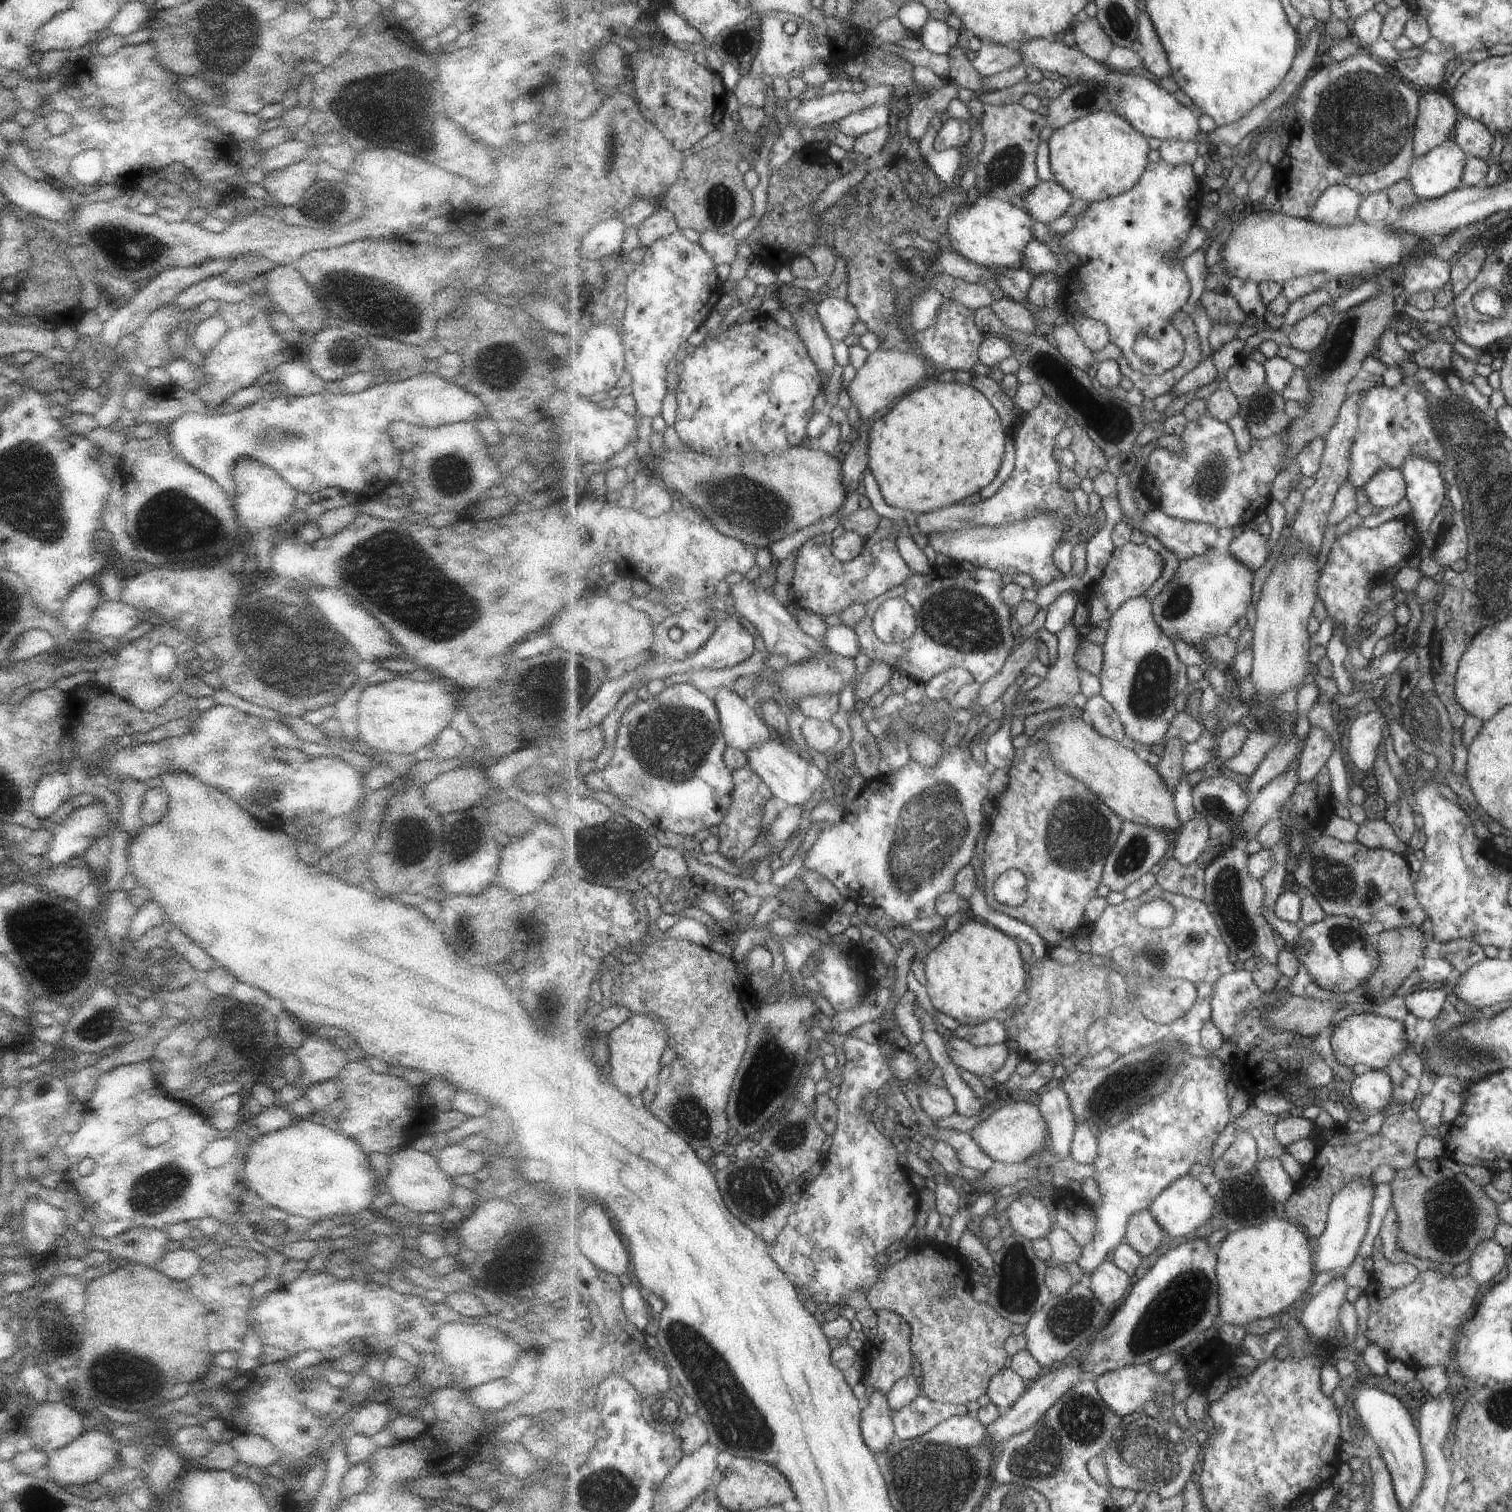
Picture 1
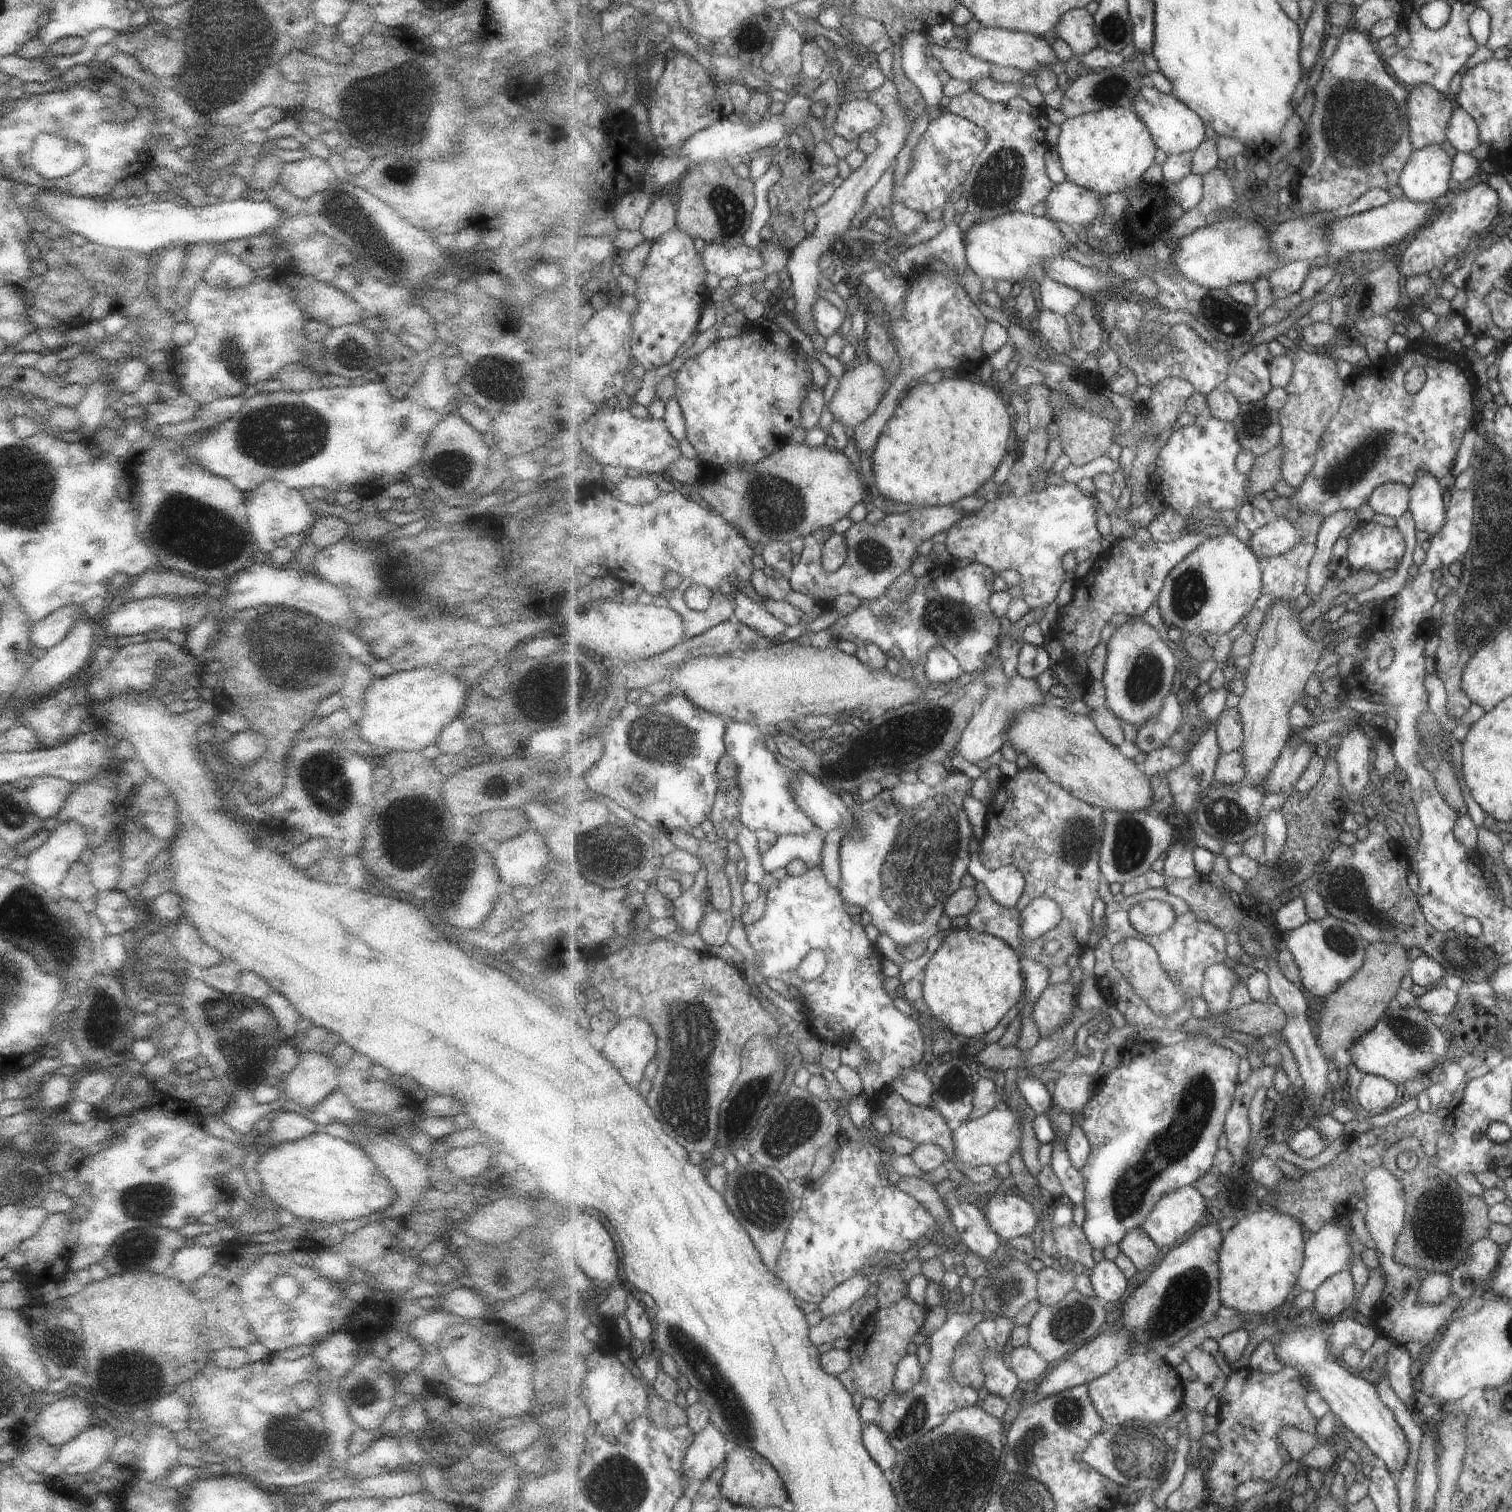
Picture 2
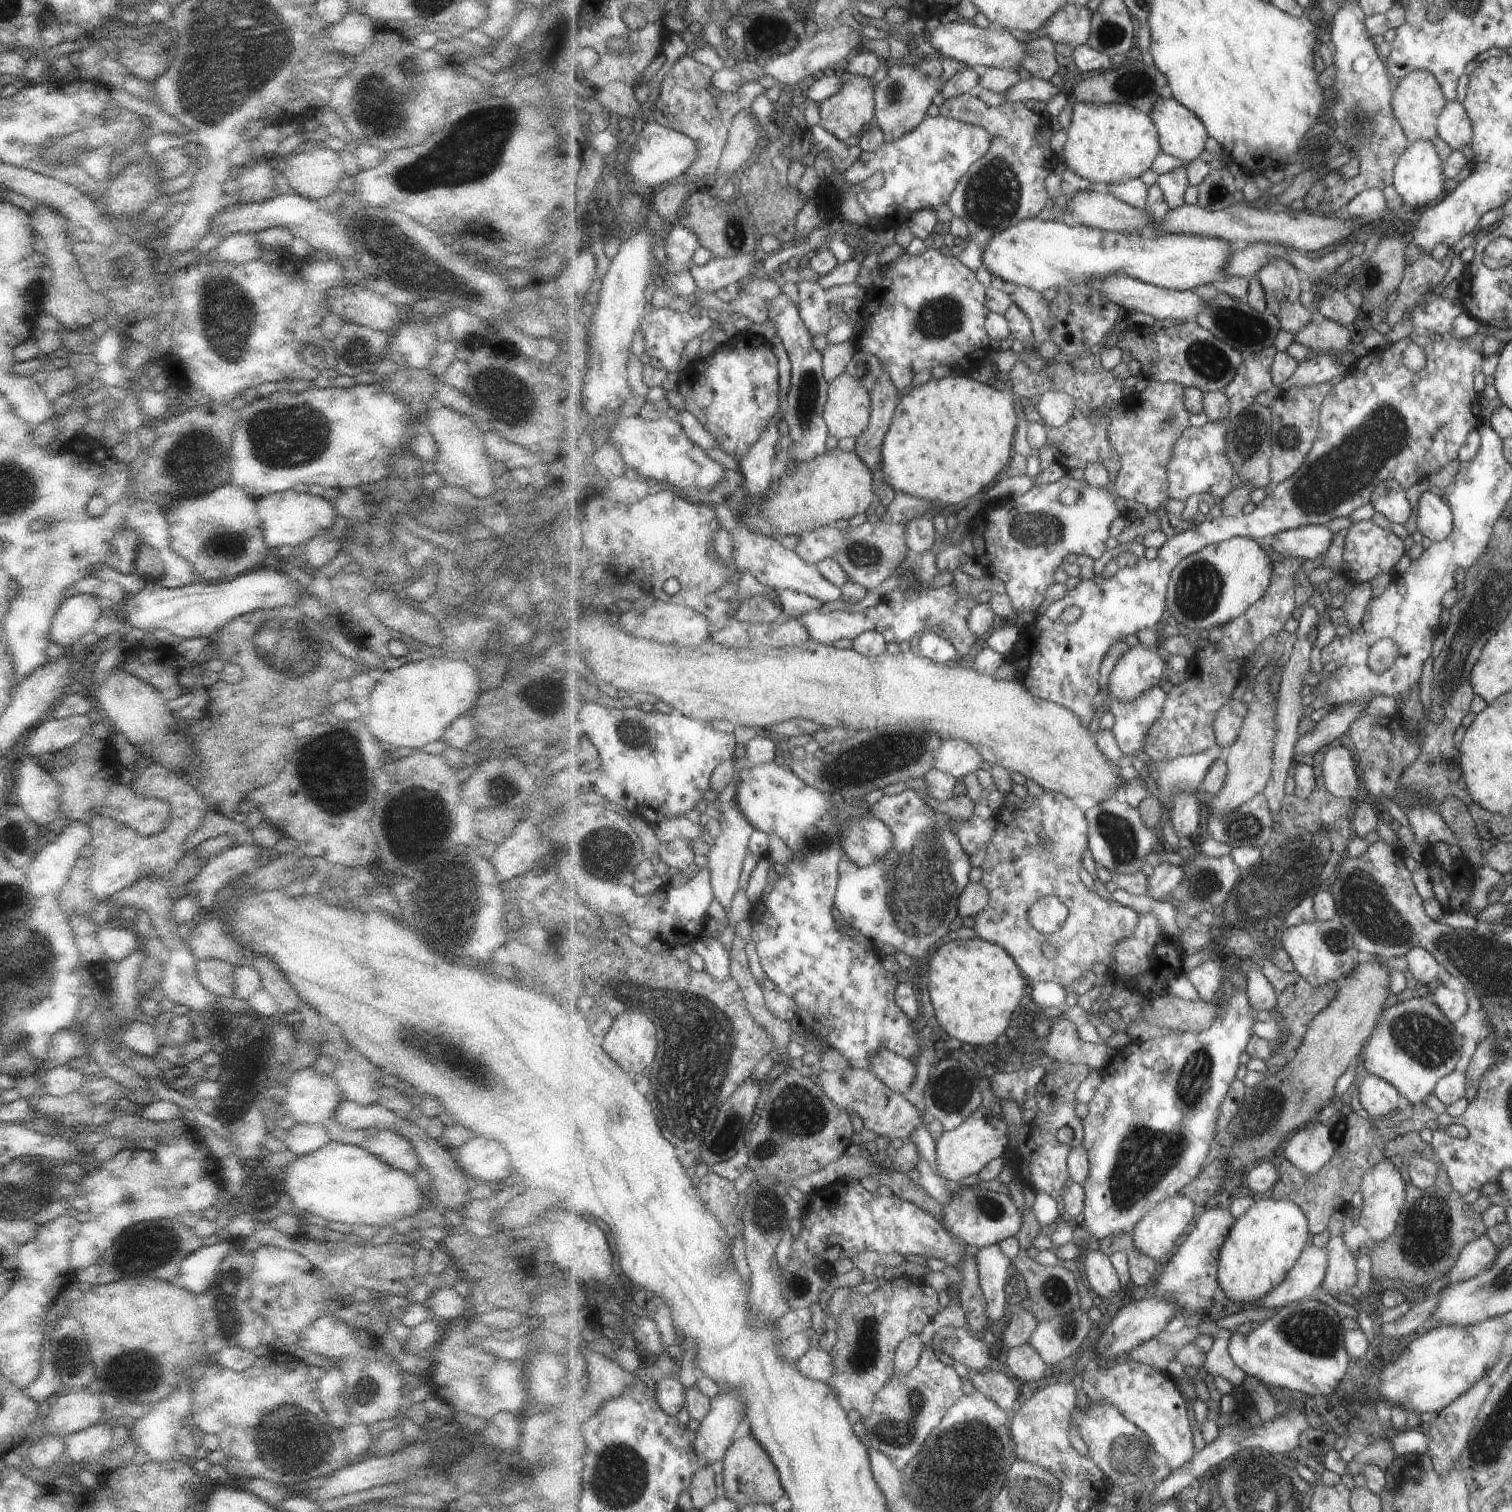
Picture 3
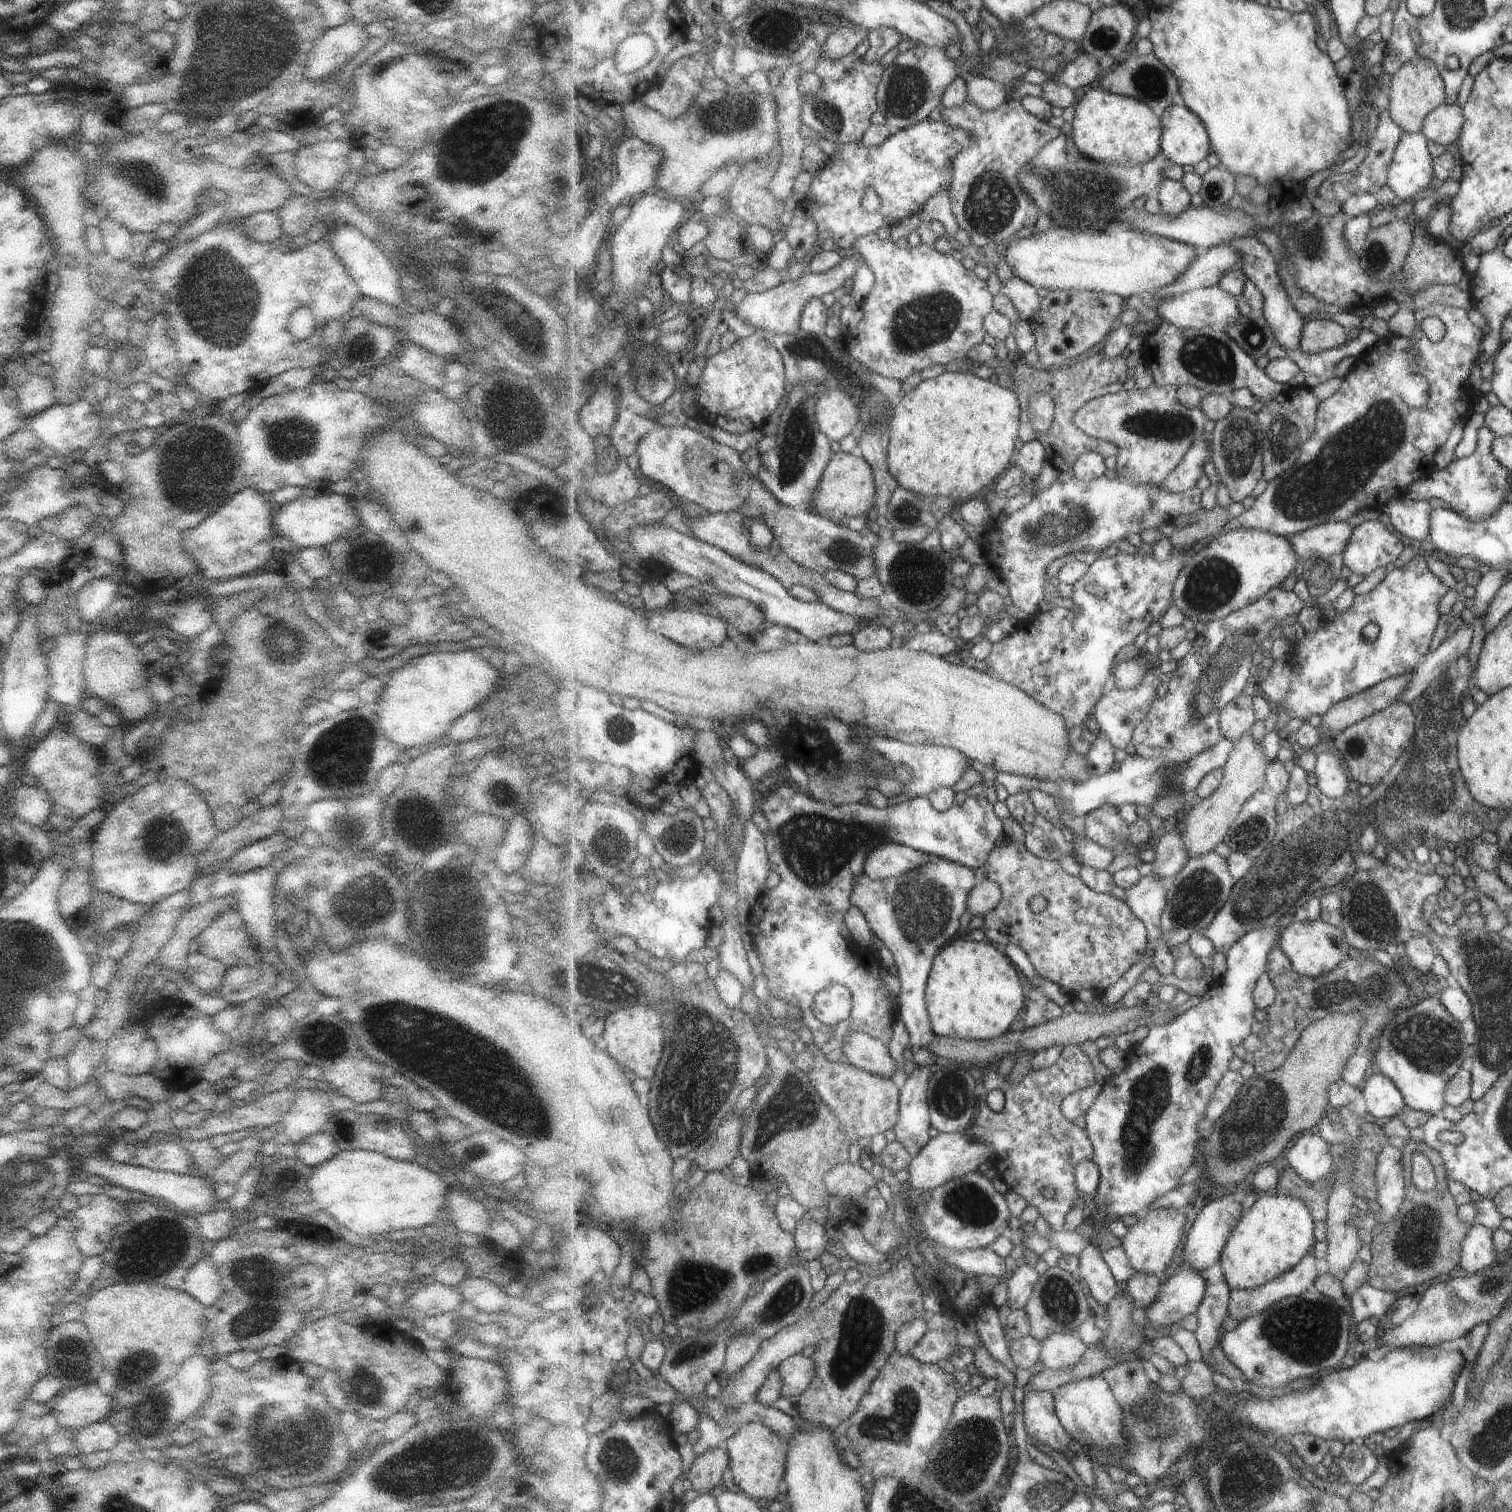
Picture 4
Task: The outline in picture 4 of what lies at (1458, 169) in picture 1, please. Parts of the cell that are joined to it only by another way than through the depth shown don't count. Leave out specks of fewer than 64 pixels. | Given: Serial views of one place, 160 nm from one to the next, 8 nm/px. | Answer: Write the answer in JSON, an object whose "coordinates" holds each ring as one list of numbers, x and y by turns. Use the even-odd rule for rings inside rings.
{"coordinates":[[1404,131,1388,170,1388,185,1399,201,1414,201,1431,191,1434,158,1429,152,1429,139,1419,133]]}

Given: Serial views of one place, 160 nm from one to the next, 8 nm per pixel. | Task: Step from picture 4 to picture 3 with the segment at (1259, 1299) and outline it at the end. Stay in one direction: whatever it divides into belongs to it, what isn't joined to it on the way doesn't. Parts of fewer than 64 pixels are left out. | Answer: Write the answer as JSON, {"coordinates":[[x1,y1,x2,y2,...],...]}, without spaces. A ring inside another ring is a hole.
{"coordinates":[[1310,1243,1283,1284,1265,1295,1259,1305,1251,1305,1251,1308,1275,1307,1275,1309,1280,1309,1286,1304,1307,1299,1319,1286,1322,1286,1327,1271,1328,1248,1321,1248],[1219,1330,1208,1352,1208,1357,1204,1364,1204,1372,1213,1376,1221,1375,1223,1378,1229,1380,1230,1383,1240,1386,1248,1374,1233,1362,1229,1354,1228,1344,1232,1334,1231,1330]]}

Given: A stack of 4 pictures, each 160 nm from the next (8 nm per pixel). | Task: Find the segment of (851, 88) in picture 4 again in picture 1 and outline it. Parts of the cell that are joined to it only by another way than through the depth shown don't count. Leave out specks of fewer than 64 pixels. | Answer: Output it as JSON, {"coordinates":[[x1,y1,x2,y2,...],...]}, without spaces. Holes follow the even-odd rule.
{"coordinates":[[875,105,852,112,842,118,837,127,847,136,859,138,866,132,871,132,876,128,887,125,891,118,890,105]]}

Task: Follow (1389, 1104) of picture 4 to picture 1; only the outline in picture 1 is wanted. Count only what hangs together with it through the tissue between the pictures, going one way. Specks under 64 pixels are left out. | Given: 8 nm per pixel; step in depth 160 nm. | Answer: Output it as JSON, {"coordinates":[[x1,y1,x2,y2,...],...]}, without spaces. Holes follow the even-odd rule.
{"coordinates":[[1367,1070,1352,1080,1352,1100,1366,1115,1378,1113,1393,1101,1392,1078,1383,1070]]}

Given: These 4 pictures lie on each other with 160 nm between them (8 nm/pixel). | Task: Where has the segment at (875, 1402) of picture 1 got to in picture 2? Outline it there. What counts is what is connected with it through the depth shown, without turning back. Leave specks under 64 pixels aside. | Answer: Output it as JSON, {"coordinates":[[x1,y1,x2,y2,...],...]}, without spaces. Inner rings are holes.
{"coordinates":[[877,1420,865,1425,864,1445,885,1472,891,1471,897,1458,901,1458,898,1450,891,1444,891,1439,886,1435,885,1430,877,1424]]}

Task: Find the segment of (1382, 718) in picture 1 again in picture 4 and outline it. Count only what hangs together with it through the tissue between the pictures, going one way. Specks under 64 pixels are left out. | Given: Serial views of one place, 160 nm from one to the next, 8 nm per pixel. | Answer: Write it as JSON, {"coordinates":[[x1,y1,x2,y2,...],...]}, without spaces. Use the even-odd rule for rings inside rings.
{"coordinates":[[1329,751,1319,753,1314,772,1317,778,1317,786,1328,797,1336,799,1349,792,1348,772,1341,756]]}

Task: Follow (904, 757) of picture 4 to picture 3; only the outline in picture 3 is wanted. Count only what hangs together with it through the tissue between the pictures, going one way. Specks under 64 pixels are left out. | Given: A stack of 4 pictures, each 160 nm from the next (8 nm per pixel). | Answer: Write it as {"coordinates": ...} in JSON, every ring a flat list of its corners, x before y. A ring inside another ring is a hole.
{"coordinates":[[947,739,940,746,934,758,934,768,950,775,956,776,958,779,961,776,975,772,985,757,980,750,965,739]]}

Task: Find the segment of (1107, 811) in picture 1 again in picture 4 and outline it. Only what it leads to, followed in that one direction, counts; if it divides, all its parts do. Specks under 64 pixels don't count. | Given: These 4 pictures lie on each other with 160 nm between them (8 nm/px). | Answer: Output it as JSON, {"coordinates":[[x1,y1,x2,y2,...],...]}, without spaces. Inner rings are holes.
{"coordinates":[[1004,837,990,852,988,862,983,867,987,878,995,881,1003,892,999,904,984,916,981,931,985,939,1003,946,1015,944,1027,954,1039,975,1060,984,1072,995,1085,988,1102,995,1143,958,1143,952,1148,947,1148,928,1124,900,1115,898,1112,893,1098,893,1089,888,1081,877,1063,870,1059,861,1031,854,1024,841,1011,841],[1035,896,1043,896,1047,902,1040,913,1031,910,1031,900]]}

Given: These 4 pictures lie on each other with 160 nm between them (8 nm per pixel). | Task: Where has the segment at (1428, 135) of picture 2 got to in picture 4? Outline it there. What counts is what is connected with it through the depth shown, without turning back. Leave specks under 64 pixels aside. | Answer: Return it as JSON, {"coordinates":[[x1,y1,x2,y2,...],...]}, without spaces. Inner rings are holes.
{"coordinates":[[1417,59,1405,64,1395,75,1391,76,1387,89,1390,98,1392,119,1404,130,1419,133,1424,127,1425,119,1446,102,1444,77,1432,60]]}

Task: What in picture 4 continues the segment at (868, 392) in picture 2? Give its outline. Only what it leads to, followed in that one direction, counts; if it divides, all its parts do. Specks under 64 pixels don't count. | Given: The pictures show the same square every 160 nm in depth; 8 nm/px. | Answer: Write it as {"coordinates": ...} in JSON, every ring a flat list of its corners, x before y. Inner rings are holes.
{"coordinates":[[841,389,822,392,816,404,815,420,819,430,831,442,841,442,860,424,862,414,858,402]]}

